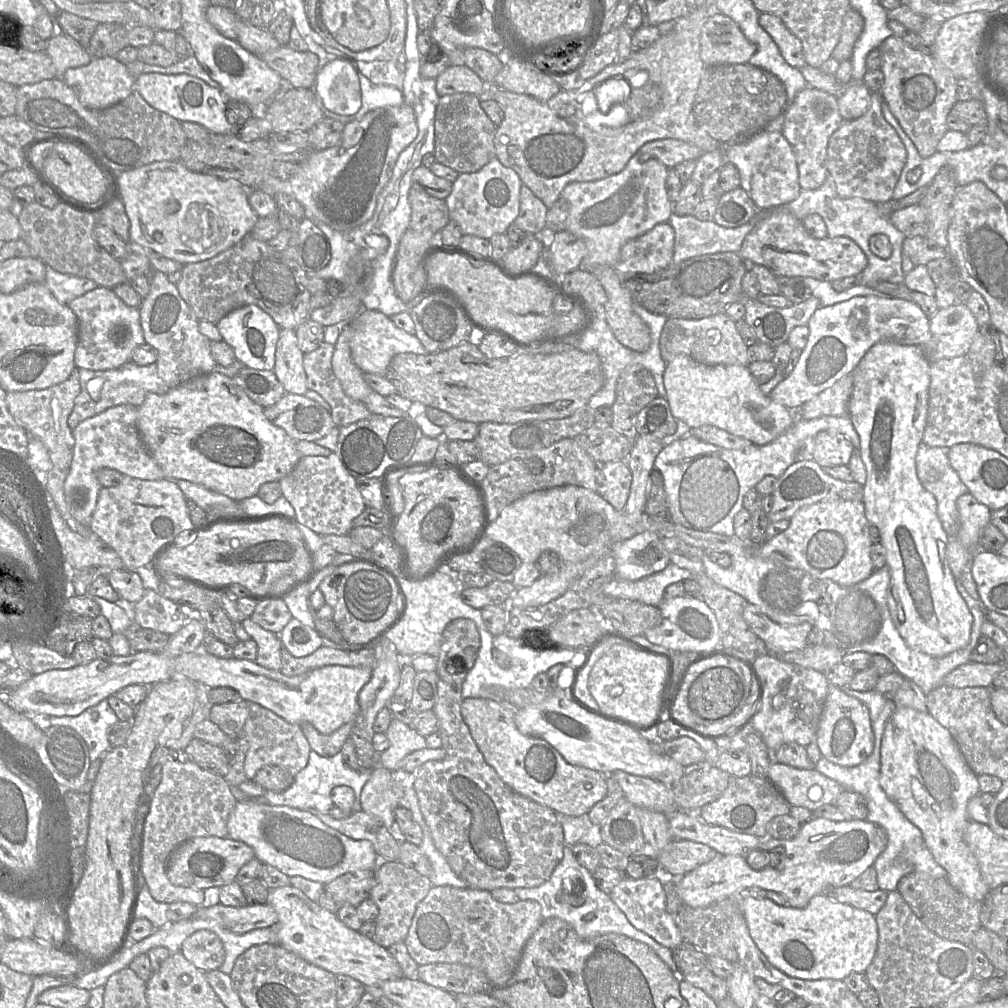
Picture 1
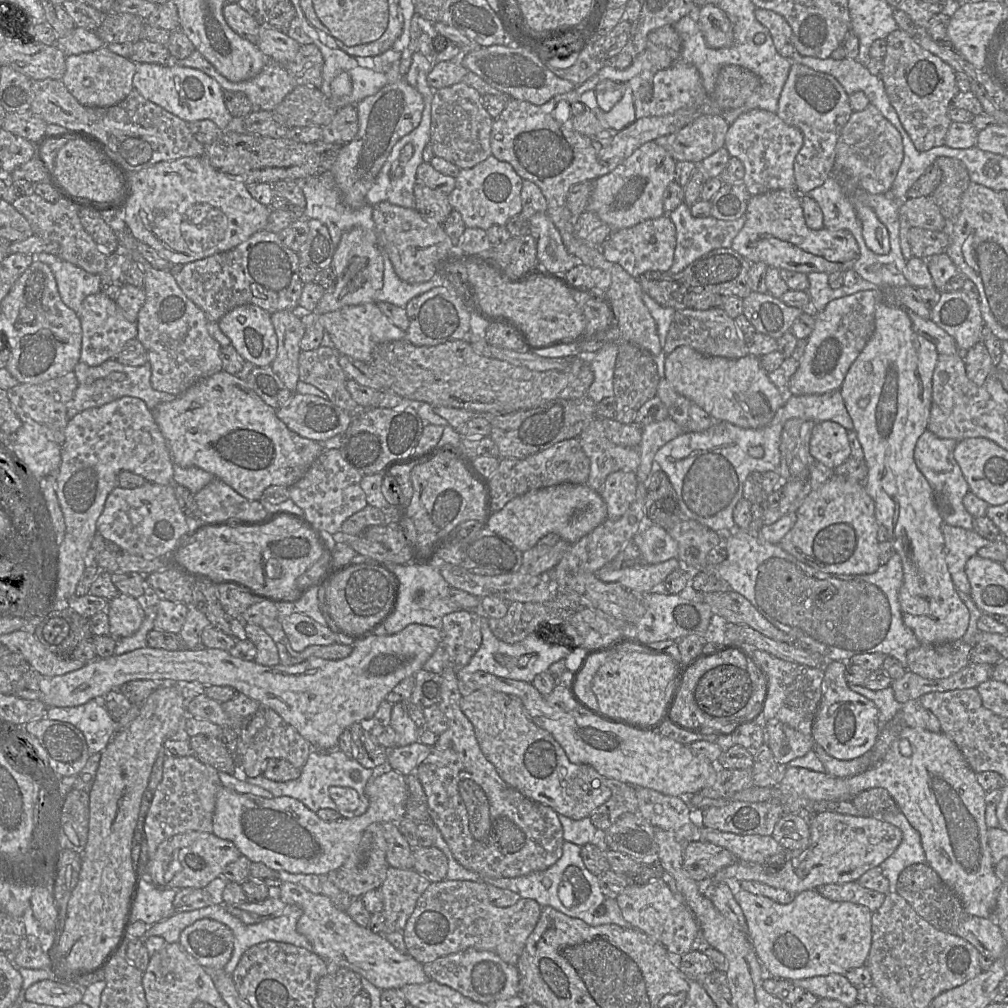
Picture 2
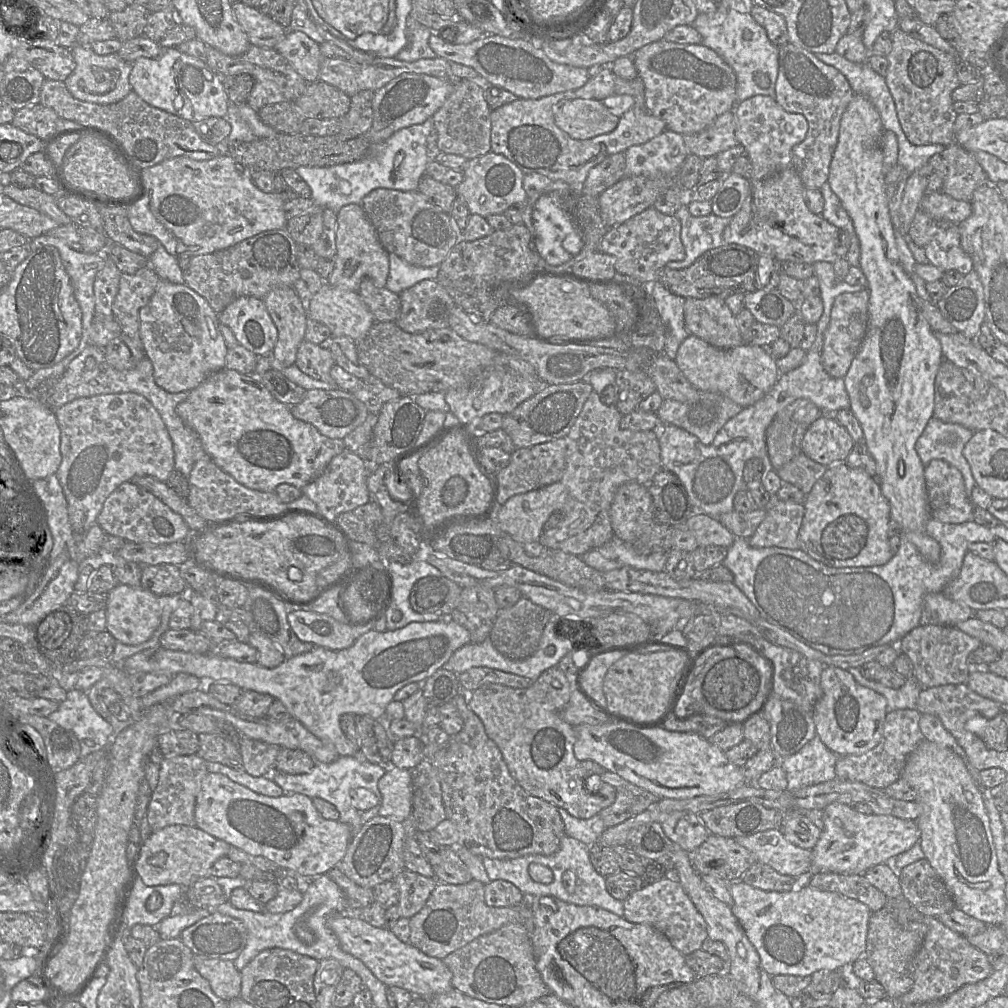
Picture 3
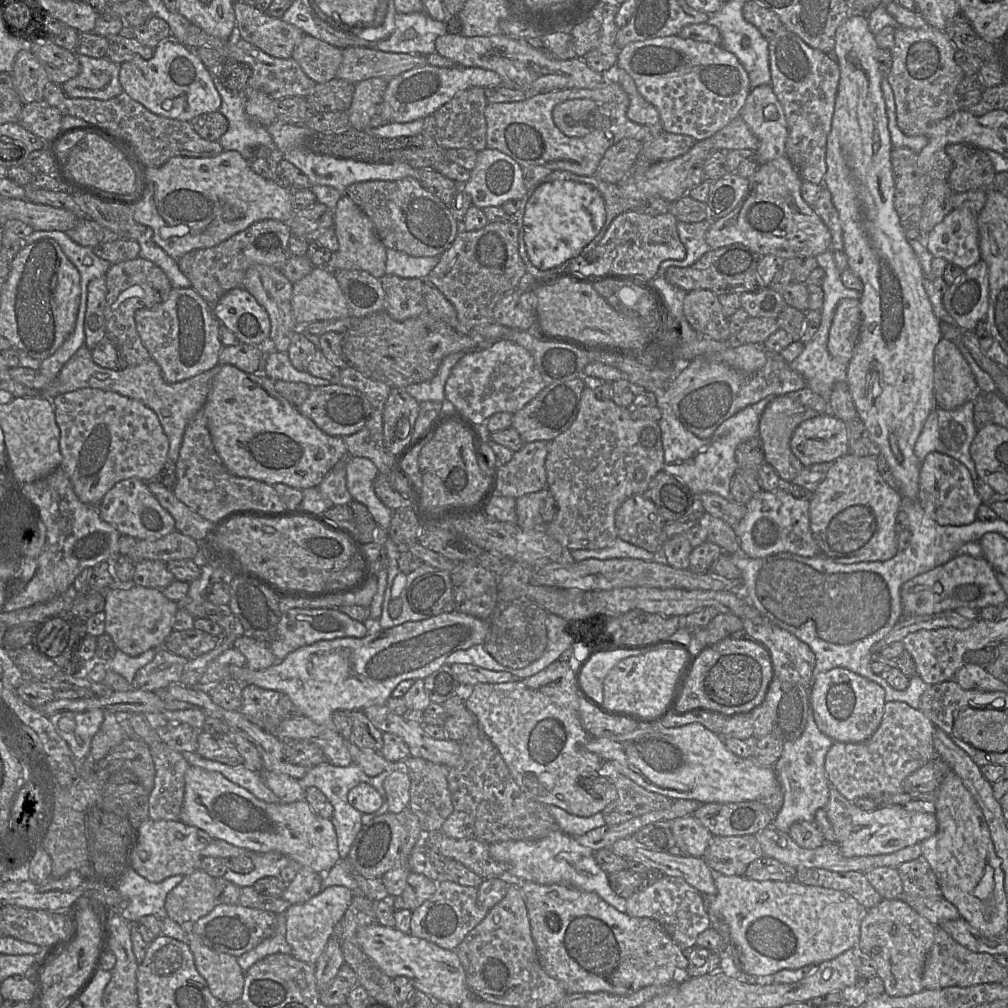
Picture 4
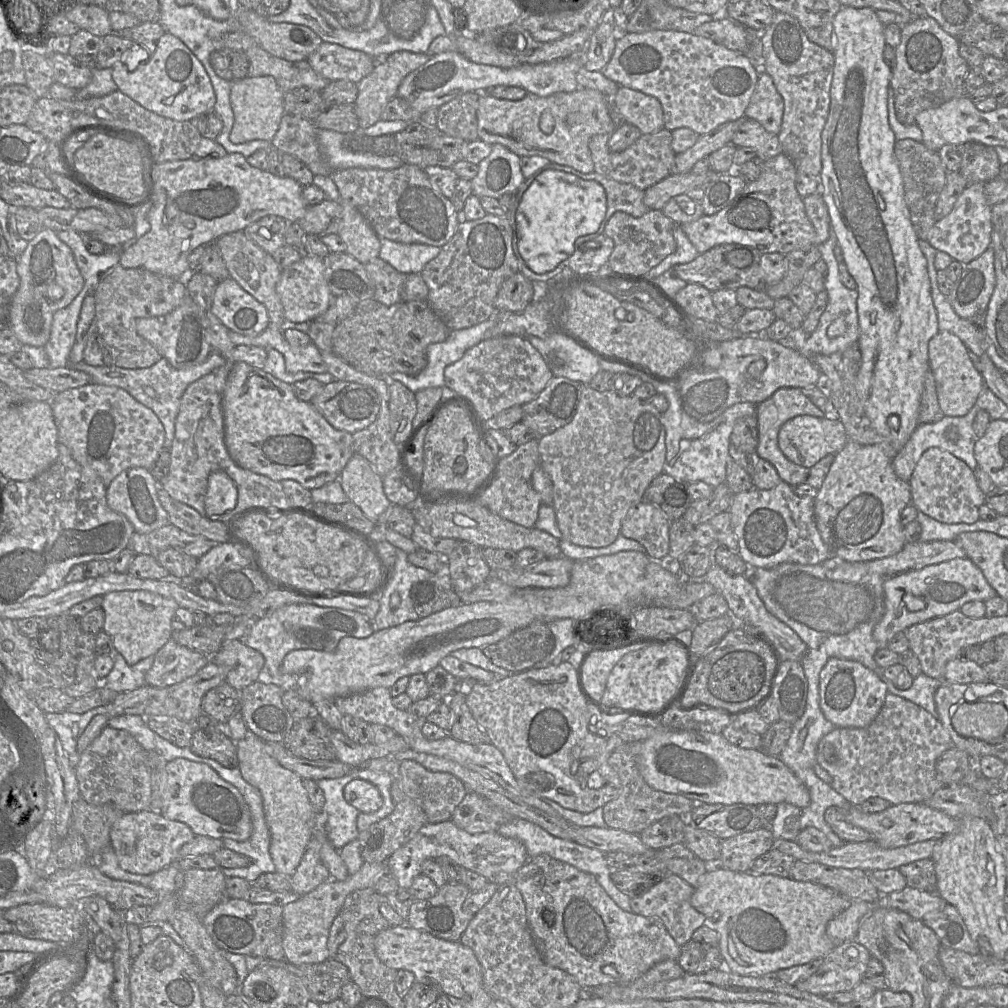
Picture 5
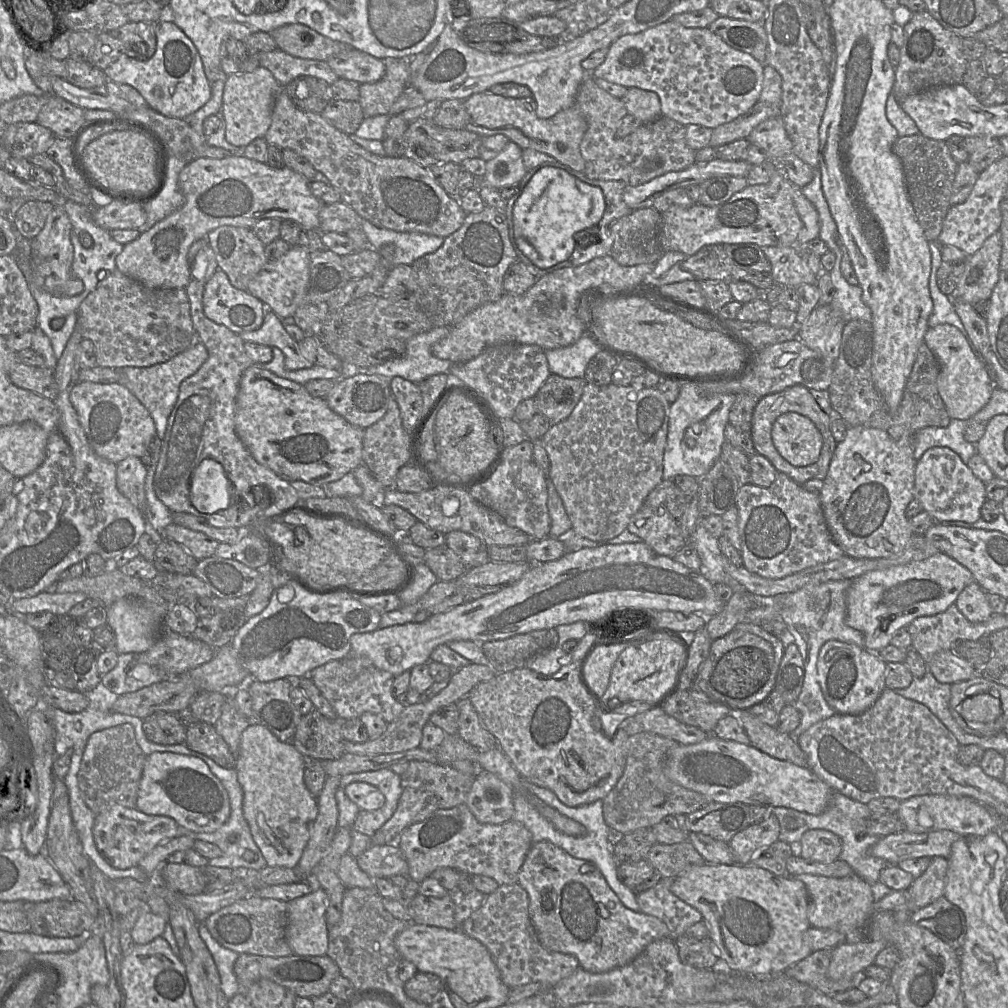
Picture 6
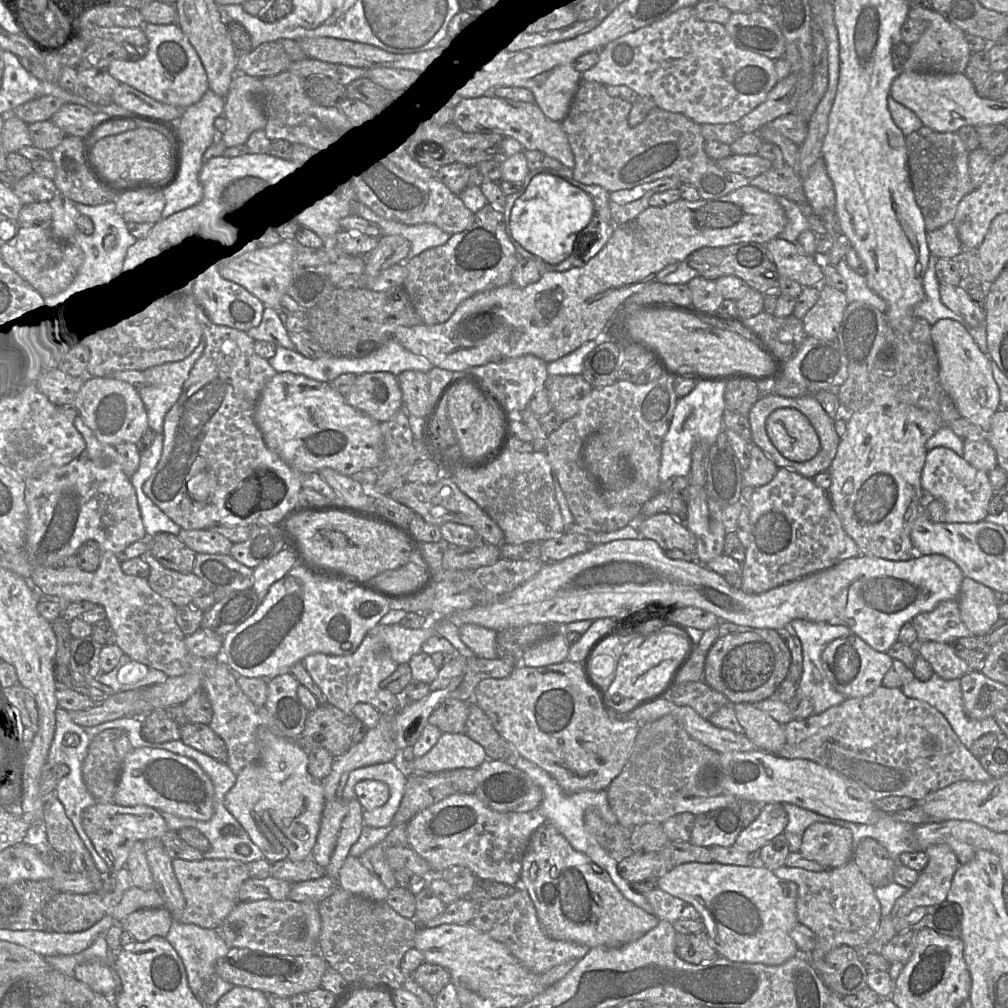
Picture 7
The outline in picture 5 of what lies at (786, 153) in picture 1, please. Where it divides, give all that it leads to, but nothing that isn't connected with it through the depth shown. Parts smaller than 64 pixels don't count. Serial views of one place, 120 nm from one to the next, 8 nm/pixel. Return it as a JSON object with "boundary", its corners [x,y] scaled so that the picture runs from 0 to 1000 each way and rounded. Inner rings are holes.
{"boundary":[[[754,70],[750,87],[738,115],[753,121],[759,129],[772,134],[778,109],[778,100],[772,92],[765,75]]]}

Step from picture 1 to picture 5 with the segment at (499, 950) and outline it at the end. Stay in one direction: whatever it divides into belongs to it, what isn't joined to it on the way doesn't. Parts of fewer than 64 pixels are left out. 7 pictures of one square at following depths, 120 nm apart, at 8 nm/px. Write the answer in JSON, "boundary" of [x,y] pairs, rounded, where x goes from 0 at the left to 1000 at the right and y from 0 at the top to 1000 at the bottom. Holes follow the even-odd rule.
{"boundary":[[[442,876],[432,889],[407,898],[403,917],[437,932],[455,934],[470,909],[458,901],[466,886],[458,876]]]}

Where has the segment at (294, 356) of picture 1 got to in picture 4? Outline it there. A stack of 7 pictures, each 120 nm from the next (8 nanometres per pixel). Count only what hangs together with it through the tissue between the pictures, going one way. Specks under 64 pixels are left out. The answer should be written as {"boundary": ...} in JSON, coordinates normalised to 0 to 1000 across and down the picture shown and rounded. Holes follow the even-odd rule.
{"boundary":[[[251,263],[243,271],[240,286],[246,289],[265,310],[268,317],[268,337],[274,348],[285,350],[289,334],[294,329],[293,318],[289,297],[291,282],[274,267],[265,263]]]}

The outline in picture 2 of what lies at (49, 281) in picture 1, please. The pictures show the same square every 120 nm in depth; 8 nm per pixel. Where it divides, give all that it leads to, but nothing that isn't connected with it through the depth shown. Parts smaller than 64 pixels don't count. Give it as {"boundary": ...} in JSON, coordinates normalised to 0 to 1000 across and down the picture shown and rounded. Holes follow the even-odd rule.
{"boundary":[[[51,251],[32,252],[32,254],[34,259],[41,259],[51,266],[61,298],[74,309],[76,313],[82,298],[100,289],[98,272],[90,272]]]}

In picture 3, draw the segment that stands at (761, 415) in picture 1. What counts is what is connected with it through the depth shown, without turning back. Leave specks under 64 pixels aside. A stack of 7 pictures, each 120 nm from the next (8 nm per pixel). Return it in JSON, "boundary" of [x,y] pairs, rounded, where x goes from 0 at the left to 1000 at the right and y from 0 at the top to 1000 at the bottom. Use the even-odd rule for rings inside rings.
{"boundary":[[[684,332],[676,340],[669,358],[691,387],[716,391],[737,406],[757,395],[774,372],[770,357],[759,344],[737,341],[725,346],[713,346],[688,332]]]}

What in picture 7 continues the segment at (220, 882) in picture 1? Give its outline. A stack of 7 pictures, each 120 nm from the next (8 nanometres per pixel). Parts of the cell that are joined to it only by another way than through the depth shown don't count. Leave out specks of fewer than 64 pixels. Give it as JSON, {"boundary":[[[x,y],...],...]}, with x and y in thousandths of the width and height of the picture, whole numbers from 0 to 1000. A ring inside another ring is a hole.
{"boundary":[[[94,797],[85,802],[81,807],[81,818],[94,843],[104,854],[108,863],[115,865],[124,860],[133,836],[147,832],[159,833],[168,823],[156,803],[145,799],[124,801],[114,797]]]}

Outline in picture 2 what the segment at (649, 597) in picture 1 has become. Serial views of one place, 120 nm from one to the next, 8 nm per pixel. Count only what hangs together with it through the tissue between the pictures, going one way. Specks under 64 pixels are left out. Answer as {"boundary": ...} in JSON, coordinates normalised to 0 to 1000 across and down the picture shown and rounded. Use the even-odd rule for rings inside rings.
{"boundary":[[[667,554],[653,560],[636,559],[614,565],[600,562],[590,570],[600,578],[614,578],[621,584],[637,590],[655,584],[661,572],[675,563],[674,556]]]}

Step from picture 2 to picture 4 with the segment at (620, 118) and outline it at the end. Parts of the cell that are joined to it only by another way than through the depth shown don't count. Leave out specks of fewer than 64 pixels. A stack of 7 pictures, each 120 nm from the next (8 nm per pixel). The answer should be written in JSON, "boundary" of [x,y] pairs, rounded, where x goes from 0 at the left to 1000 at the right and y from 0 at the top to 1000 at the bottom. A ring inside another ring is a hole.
{"boundary":[[[586,98],[563,99],[548,110],[549,120],[563,136],[578,136],[590,129],[602,129],[605,117],[600,115]]]}

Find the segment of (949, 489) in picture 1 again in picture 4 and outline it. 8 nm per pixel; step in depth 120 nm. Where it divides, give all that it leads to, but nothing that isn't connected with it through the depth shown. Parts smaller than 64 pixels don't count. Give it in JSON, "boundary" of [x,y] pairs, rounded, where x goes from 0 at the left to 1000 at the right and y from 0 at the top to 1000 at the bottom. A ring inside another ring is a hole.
{"boundary":[[[962,397],[946,407],[937,407],[933,404],[928,404],[924,408],[907,442],[907,450],[913,459],[916,458],[923,448],[933,448],[956,460],[966,478],[970,475],[967,459],[962,451],[963,439],[970,429],[966,420],[967,399],[968,397]]]}

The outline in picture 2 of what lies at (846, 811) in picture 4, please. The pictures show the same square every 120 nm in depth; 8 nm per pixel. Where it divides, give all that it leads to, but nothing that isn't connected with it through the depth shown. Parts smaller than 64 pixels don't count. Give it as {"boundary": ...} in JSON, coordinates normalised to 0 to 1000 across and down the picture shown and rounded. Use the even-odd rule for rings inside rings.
{"boundary":[[[826,805],[812,807],[804,818],[804,827],[804,836],[800,842],[780,842],[780,854],[774,862],[731,854],[712,864],[705,872],[701,872],[700,877],[719,875],[725,880],[727,875],[751,874],[791,888],[799,883],[810,883],[819,877],[851,874],[861,863],[874,858],[882,851],[896,831],[891,820],[877,813]]]}

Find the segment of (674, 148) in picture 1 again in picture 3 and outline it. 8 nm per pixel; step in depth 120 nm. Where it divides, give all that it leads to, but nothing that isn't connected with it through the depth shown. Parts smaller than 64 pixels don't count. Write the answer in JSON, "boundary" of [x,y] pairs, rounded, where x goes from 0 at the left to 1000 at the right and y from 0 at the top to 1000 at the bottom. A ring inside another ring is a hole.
{"boundary":[[[722,110],[695,131],[677,135],[684,153],[701,157],[733,144],[729,128],[728,110]]]}

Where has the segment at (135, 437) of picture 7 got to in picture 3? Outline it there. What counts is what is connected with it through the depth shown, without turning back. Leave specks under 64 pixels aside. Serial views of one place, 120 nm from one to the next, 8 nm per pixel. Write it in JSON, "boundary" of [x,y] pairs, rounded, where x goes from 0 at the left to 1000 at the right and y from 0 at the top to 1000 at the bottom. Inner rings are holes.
{"boundary":[[[125,389],[76,395],[55,407],[55,412],[60,425],[60,447],[62,452],[61,460],[55,470],[62,482],[67,500],[68,516],[75,531],[82,531],[92,520],[95,519],[96,512],[98,511],[105,494],[120,479],[129,477],[133,472],[151,472],[158,477],[165,478],[170,468],[174,466],[172,441],[167,428],[156,407],[139,391]]]}

